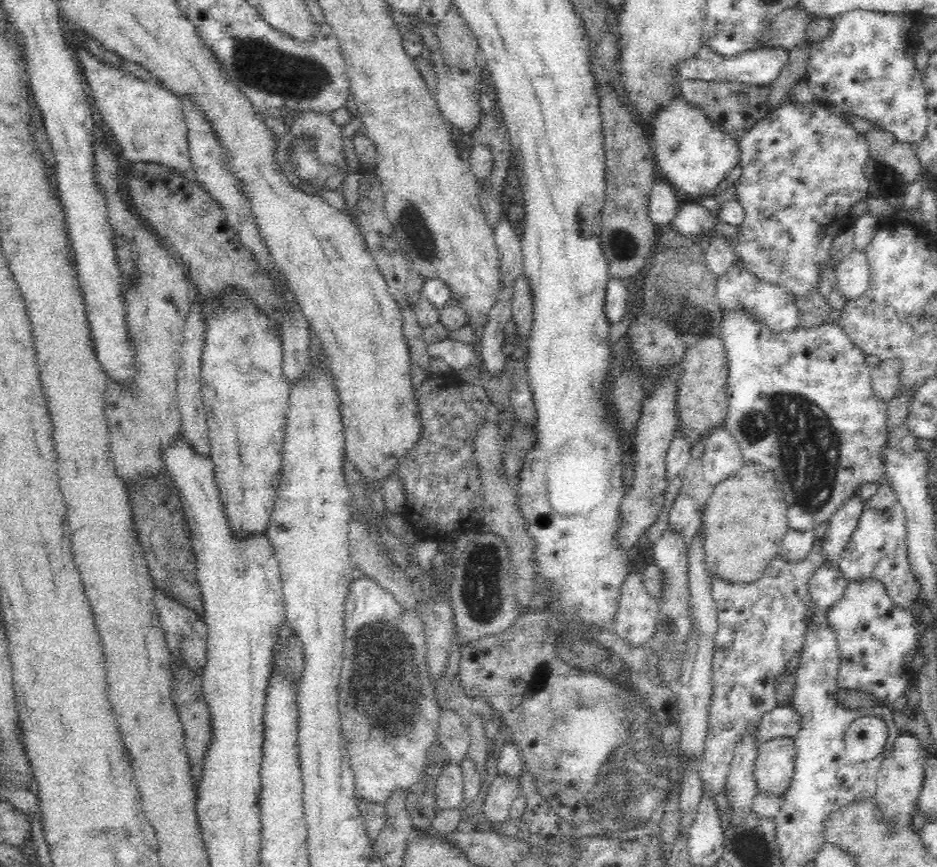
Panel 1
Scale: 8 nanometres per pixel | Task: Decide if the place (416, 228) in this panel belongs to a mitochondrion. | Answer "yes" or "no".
yes

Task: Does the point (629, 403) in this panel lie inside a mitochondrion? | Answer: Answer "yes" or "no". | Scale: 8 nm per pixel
yes

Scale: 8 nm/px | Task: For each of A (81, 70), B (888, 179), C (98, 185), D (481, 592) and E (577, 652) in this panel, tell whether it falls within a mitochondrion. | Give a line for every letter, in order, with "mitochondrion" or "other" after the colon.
A: other
B: mitochondrion
C: other
D: mitochondrion
E: mitochondrion

